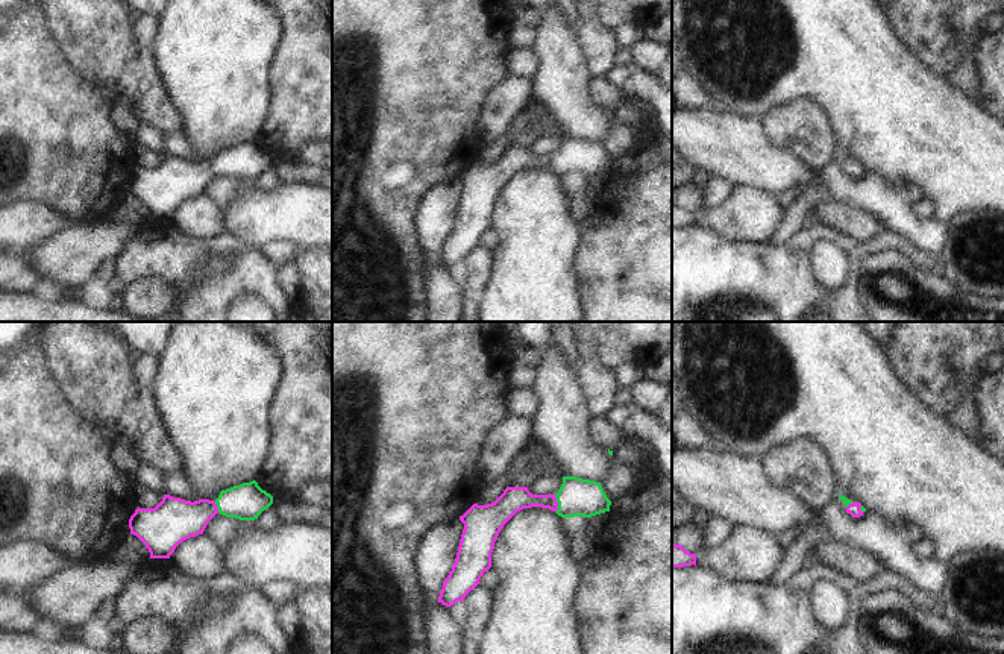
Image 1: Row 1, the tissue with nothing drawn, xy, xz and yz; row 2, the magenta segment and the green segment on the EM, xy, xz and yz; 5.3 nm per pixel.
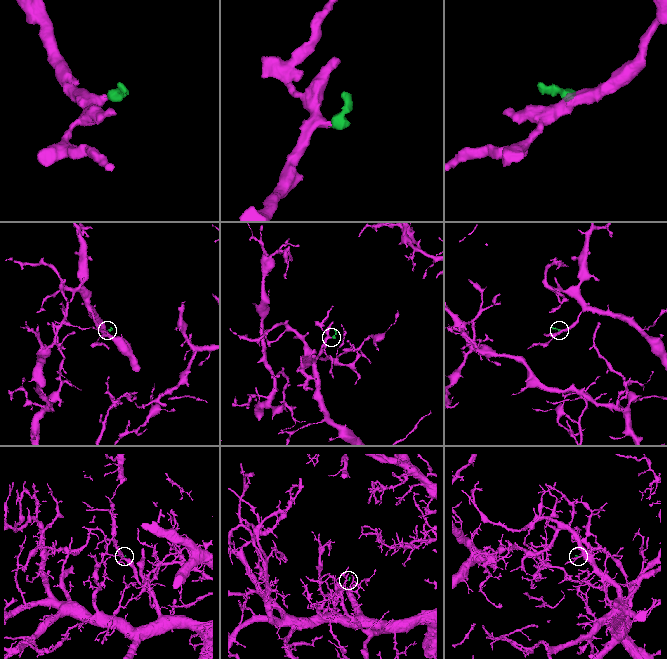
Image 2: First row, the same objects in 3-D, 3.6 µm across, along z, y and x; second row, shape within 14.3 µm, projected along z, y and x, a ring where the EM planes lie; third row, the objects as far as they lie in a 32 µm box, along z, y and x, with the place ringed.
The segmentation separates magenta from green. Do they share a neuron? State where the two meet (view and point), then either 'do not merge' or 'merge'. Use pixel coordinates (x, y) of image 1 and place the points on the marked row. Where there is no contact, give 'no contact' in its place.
contact xz (557, 504); merge

